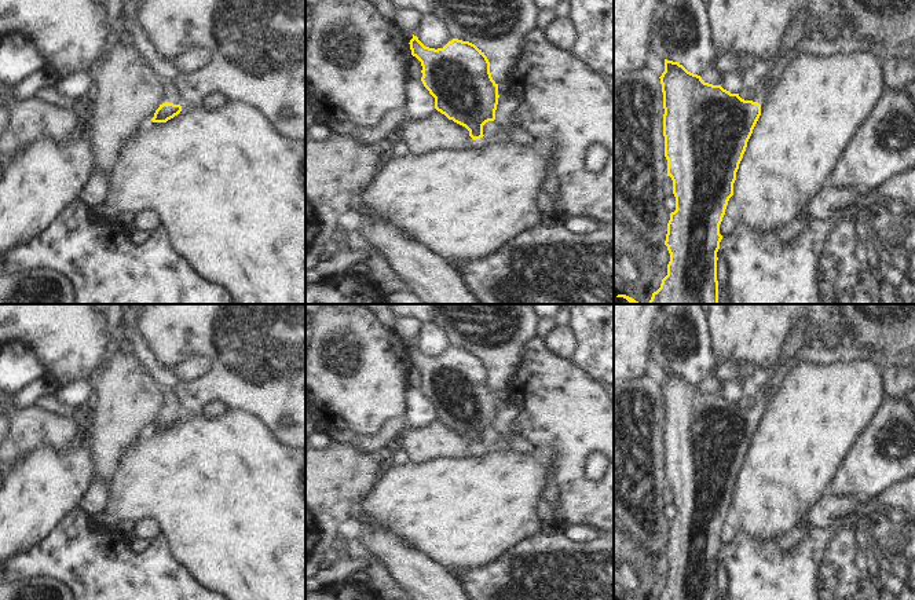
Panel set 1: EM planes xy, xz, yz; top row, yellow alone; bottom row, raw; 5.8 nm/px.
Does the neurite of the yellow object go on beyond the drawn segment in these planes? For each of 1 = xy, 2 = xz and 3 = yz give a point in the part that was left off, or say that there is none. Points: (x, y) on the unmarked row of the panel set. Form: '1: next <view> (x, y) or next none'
1: next xy (172, 402)
2: next xz (482, 450)
3: next yz (815, 352)

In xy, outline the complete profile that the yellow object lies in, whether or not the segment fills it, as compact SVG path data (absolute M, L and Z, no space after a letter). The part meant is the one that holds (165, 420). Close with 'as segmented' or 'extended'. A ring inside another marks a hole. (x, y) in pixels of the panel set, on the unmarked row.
M175 391L165 394L165 403L160 416L155 418L153 431L166 431L182 420L179 410L183 407L180 398Z | extended

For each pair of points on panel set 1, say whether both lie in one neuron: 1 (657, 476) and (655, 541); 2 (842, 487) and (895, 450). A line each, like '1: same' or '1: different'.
1: same
2: same

